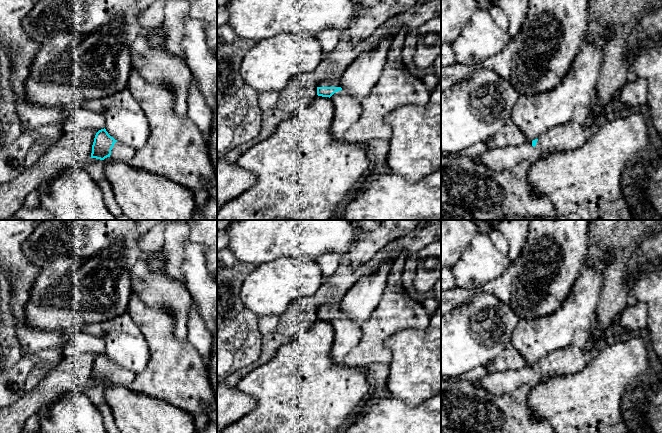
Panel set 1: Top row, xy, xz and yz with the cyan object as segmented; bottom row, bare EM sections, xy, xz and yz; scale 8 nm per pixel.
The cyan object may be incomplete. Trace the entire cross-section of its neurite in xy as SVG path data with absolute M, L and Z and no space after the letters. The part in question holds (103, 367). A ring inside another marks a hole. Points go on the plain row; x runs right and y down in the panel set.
M106 353L99 354L92 369L91 382L104 384L109 381L115 386L128 387L136 375L111 361Z

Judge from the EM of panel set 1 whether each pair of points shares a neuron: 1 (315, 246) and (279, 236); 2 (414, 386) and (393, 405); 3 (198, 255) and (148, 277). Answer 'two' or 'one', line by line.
1: one
2: two
3: two

